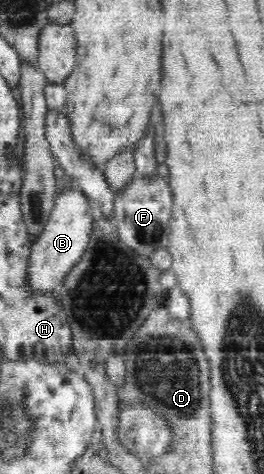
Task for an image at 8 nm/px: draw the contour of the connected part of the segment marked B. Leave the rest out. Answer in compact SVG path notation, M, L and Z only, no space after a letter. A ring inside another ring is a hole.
M64 190L55 198L55 205L44 230L33 241L28 256L28 289L33 294L55 293L62 286L63 278L76 266L87 249L93 228L92 208L88 196L78 190Z

